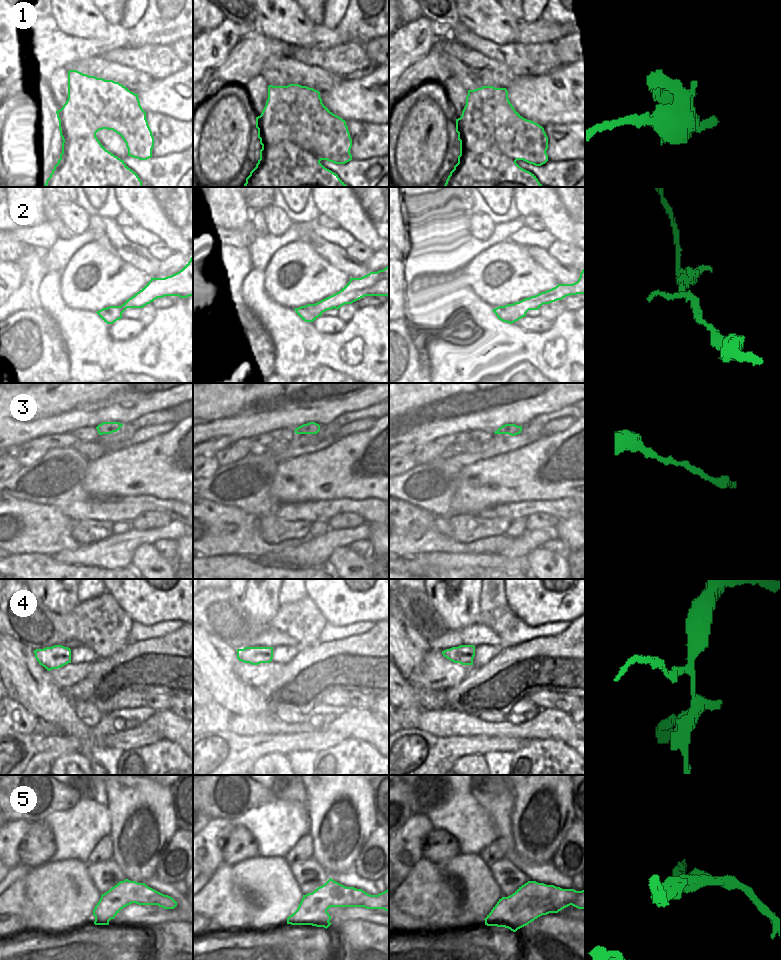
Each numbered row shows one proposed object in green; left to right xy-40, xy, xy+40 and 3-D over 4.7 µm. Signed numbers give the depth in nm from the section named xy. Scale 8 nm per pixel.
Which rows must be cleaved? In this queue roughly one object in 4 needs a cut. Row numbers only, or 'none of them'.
none of them

